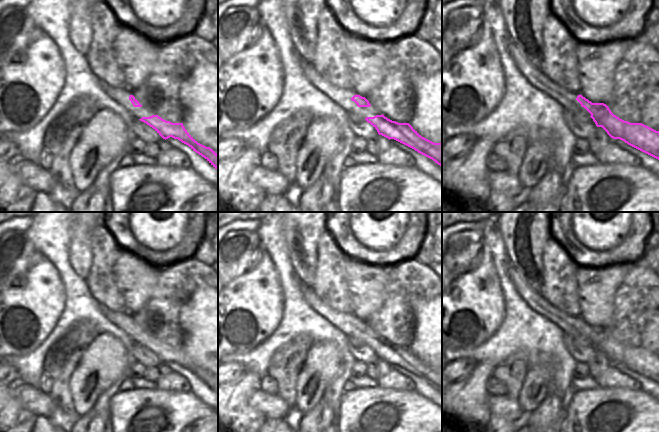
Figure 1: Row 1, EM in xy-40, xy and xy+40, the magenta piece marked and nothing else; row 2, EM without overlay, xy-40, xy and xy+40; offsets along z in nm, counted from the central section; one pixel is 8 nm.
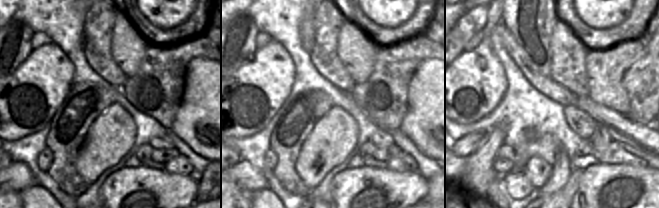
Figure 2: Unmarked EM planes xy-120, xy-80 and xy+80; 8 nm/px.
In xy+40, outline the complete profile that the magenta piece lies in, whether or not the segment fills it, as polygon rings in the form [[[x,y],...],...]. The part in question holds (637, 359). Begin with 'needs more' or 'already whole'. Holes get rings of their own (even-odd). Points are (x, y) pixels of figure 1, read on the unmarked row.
already whole; [[[581,318],[576,324],[590,338],[597,351],[602,351],[613,363],[620,363],[628,369],[659,384],[659,355],[642,347],[630,347],[614,339],[604,327],[592,327]]]

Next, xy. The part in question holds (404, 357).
already whole; [[[383,338],[366,341],[365,344],[377,354],[379,359],[414,373],[442,391],[442,367],[434,367],[422,361],[409,347],[392,345]]]

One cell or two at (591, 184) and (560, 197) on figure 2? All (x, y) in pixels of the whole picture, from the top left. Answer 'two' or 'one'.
two

